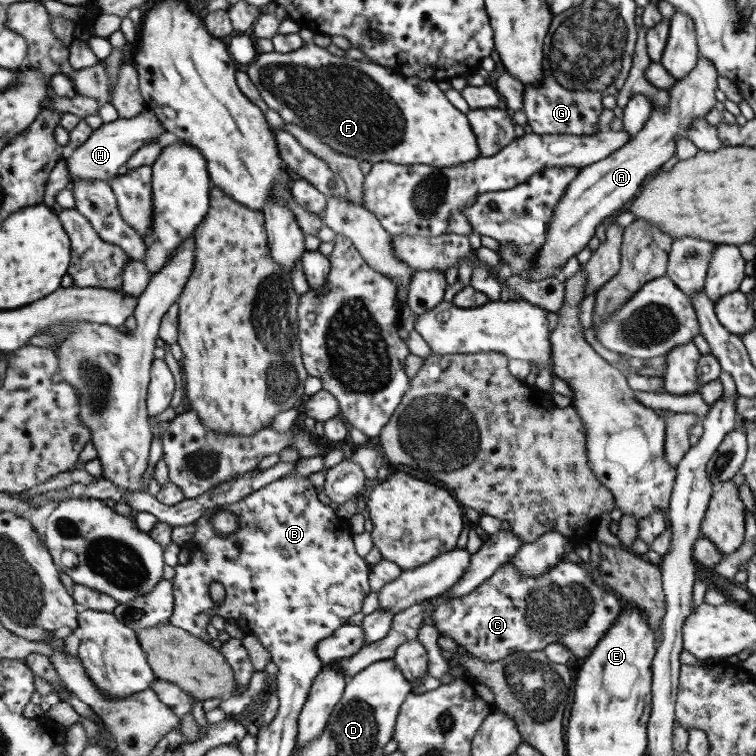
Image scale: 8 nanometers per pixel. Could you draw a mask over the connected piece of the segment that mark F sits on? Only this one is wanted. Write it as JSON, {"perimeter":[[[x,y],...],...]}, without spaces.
{"perimeter":[[[307,38],[304,46],[298,50],[293,50],[284,54],[283,52],[258,52],[257,57],[247,64],[245,71],[248,73],[251,82],[256,86],[262,101],[269,106],[270,109],[277,112],[282,117],[282,122],[289,122],[296,126],[301,126],[310,131],[310,134],[317,136],[324,144],[332,147],[332,150],[358,158],[364,162],[394,162],[400,165],[432,165],[437,167],[455,167],[465,164],[465,162],[473,161],[480,157],[480,151],[477,145],[477,138],[472,132],[467,114],[462,113],[448,101],[444,92],[438,88],[437,84],[431,80],[418,77],[407,77],[396,74],[391,68],[382,66],[381,64],[370,62],[370,60],[355,60],[349,57],[340,57],[331,54],[324,47],[320,47],[313,40]]]}

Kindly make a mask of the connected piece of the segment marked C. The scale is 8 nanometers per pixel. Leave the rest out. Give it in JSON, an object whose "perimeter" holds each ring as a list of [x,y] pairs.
{"perimeter":[[[562,559],[540,577],[526,577],[507,561],[470,594],[450,598],[430,617],[440,633],[484,662],[496,662],[518,651],[543,651],[552,643],[563,644],[574,656],[586,658],[615,624],[622,605],[617,592],[596,585],[575,559]]]}

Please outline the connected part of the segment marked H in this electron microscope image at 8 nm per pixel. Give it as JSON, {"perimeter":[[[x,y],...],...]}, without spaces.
{"perimeter":[[[146,110],[134,118],[118,117],[112,122],[104,123],[101,127],[94,129],[93,133],[76,147],[76,150],[65,154],[64,161],[70,181],[75,182],[77,178],[112,181],[118,175],[118,168],[127,164],[128,159],[138,150],[138,147],[145,142],[159,142],[160,135],[165,131],[161,122],[158,122],[158,117]]]}

